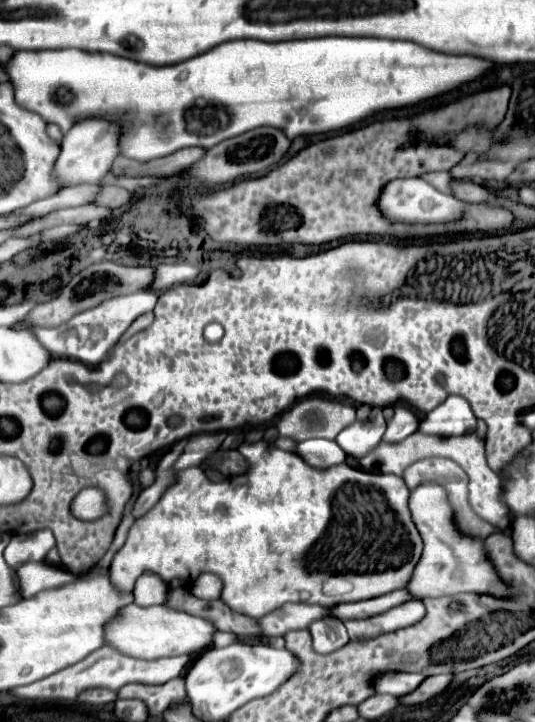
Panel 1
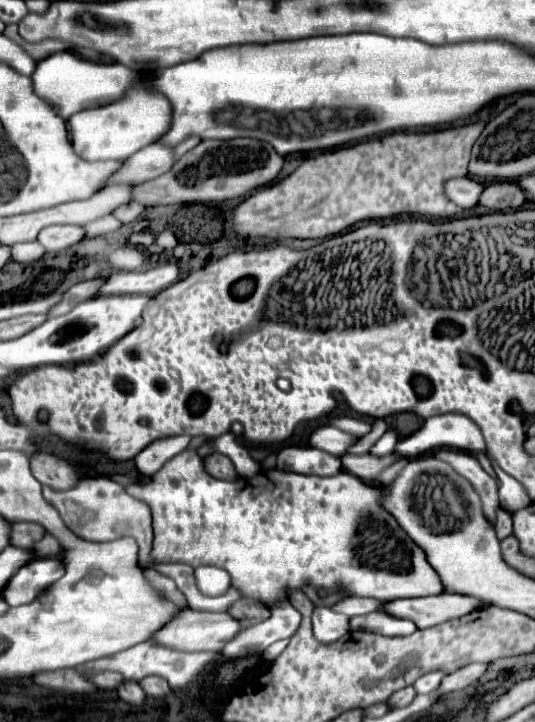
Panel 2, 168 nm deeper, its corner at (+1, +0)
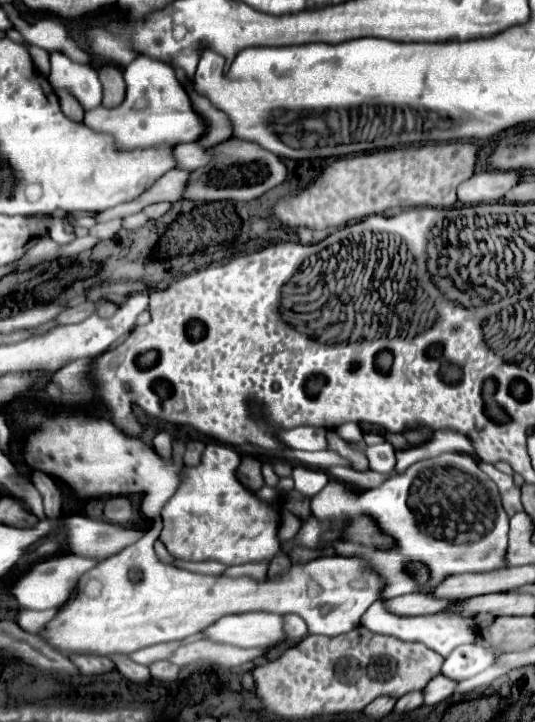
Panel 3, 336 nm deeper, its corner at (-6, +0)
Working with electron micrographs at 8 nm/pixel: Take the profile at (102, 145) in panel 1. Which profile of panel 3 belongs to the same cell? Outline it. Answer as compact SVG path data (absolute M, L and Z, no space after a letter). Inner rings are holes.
M138 55L126 69L126 97L118 107L96 107L86 111L84 125L96 133L108 133L114 137L118 149L148 149L154 145L176 145L196 141L208 127L190 105L190 97L182 83L176 79L172 65L154 61L146 55Z

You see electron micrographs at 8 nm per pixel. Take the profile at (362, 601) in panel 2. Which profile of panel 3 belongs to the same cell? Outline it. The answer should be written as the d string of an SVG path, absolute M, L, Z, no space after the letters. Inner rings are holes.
M410 593L410 595L400 595L400 597L392 597L382 601L384 609L394 613L394 615L432 615L432 613L440 613L444 611L448 605L452 605L454 601L450 599L436 599L430 595L420 595L420 593Z

